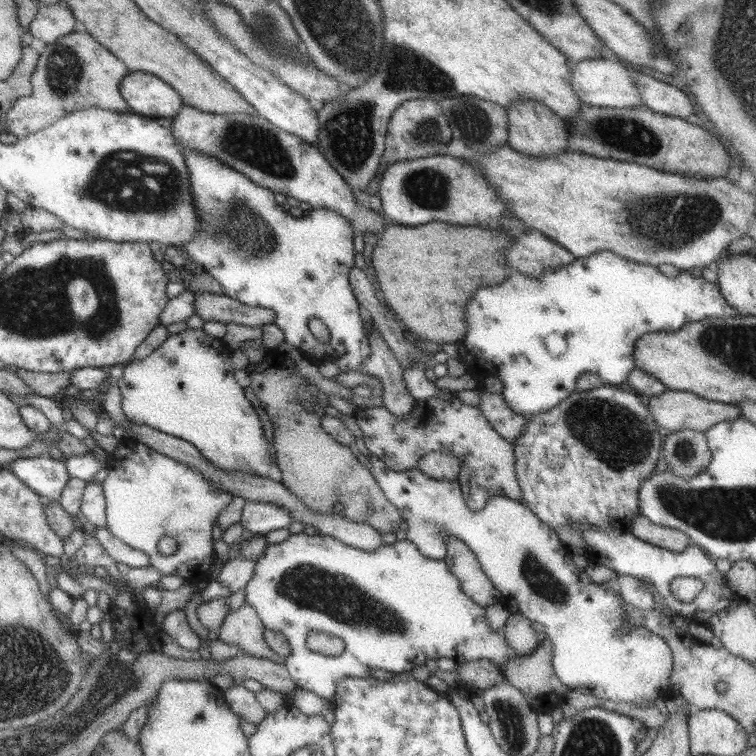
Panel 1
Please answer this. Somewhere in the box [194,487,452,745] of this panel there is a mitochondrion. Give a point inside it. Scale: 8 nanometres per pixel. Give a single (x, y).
(306, 585)

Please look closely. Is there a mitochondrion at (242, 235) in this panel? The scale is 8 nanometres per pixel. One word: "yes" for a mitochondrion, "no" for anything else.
yes

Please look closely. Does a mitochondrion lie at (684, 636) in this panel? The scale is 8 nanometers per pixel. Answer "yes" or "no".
no

